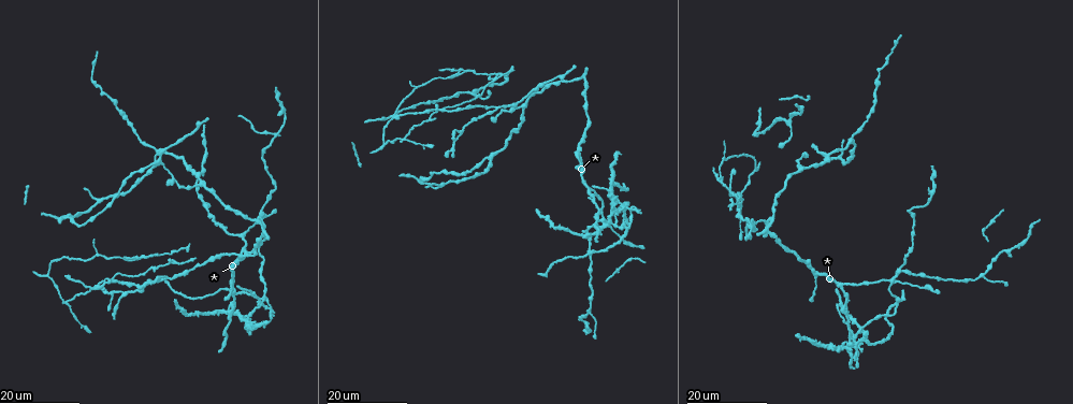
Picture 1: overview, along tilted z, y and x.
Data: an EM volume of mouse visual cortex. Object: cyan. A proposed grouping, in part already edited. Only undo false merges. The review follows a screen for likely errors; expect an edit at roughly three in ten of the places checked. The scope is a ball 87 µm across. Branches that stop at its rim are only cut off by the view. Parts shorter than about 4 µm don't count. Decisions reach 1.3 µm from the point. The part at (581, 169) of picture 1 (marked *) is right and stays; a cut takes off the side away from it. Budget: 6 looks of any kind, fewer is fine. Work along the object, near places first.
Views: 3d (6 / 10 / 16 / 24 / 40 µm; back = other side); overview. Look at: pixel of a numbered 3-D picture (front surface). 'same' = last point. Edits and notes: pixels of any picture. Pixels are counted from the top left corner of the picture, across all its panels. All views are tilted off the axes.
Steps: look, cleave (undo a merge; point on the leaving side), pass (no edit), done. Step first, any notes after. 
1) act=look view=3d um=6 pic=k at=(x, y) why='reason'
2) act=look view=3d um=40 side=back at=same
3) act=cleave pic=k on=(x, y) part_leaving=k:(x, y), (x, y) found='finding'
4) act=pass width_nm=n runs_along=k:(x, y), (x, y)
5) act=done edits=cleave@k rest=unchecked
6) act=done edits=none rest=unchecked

act=look view=3d um=24 pic=1 at=(498, 109) why='a fork'

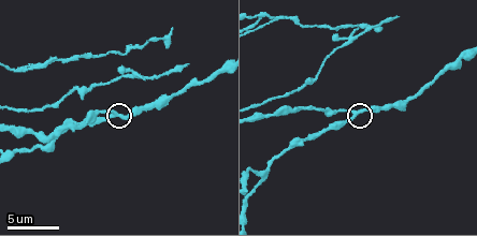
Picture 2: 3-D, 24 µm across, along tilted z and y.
act=look view=3d um=6 pic=2 at=(353, 114) why='closer look'

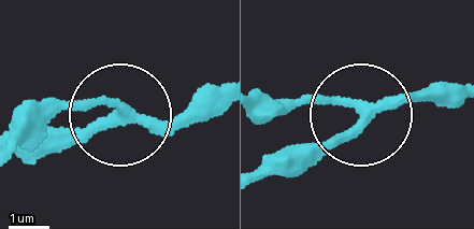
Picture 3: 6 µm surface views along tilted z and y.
act=pass side_arm_um=23 runs_along=3:(216, 83), (169, 120), (102, 120), (41, 153) found='one neuron here'

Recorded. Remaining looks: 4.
act=look view=3d um=24 pic=1 at=(96, 200) why='thin arm on a thick one'

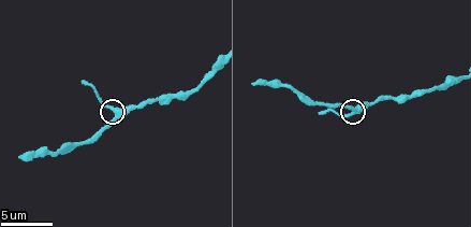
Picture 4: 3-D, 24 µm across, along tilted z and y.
act=look view=3d um=10 pic=4 at=(113, 111)

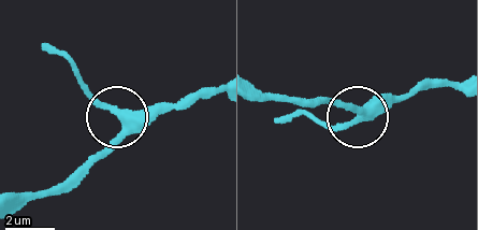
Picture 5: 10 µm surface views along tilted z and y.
act=pass runs_along=5:(219, 88), (119, 116), (76, 78) found='continuous, no second neuron'

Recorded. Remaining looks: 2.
act=look view=3d um=24 pic=1 at=(853, 342) why='four-way junction'

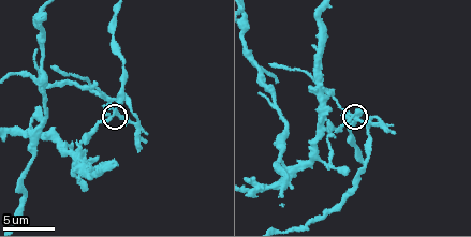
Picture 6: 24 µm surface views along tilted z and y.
act=look view=3d um=6 pic=6 at=(354, 120)

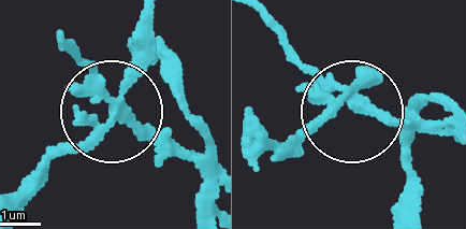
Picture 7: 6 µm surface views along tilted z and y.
act=cleave pic=7 on=(86, 65) arms=4 found='a second neuron is stuck on'

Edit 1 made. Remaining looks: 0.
act=done edits=cleave@7 rest=unchecked

